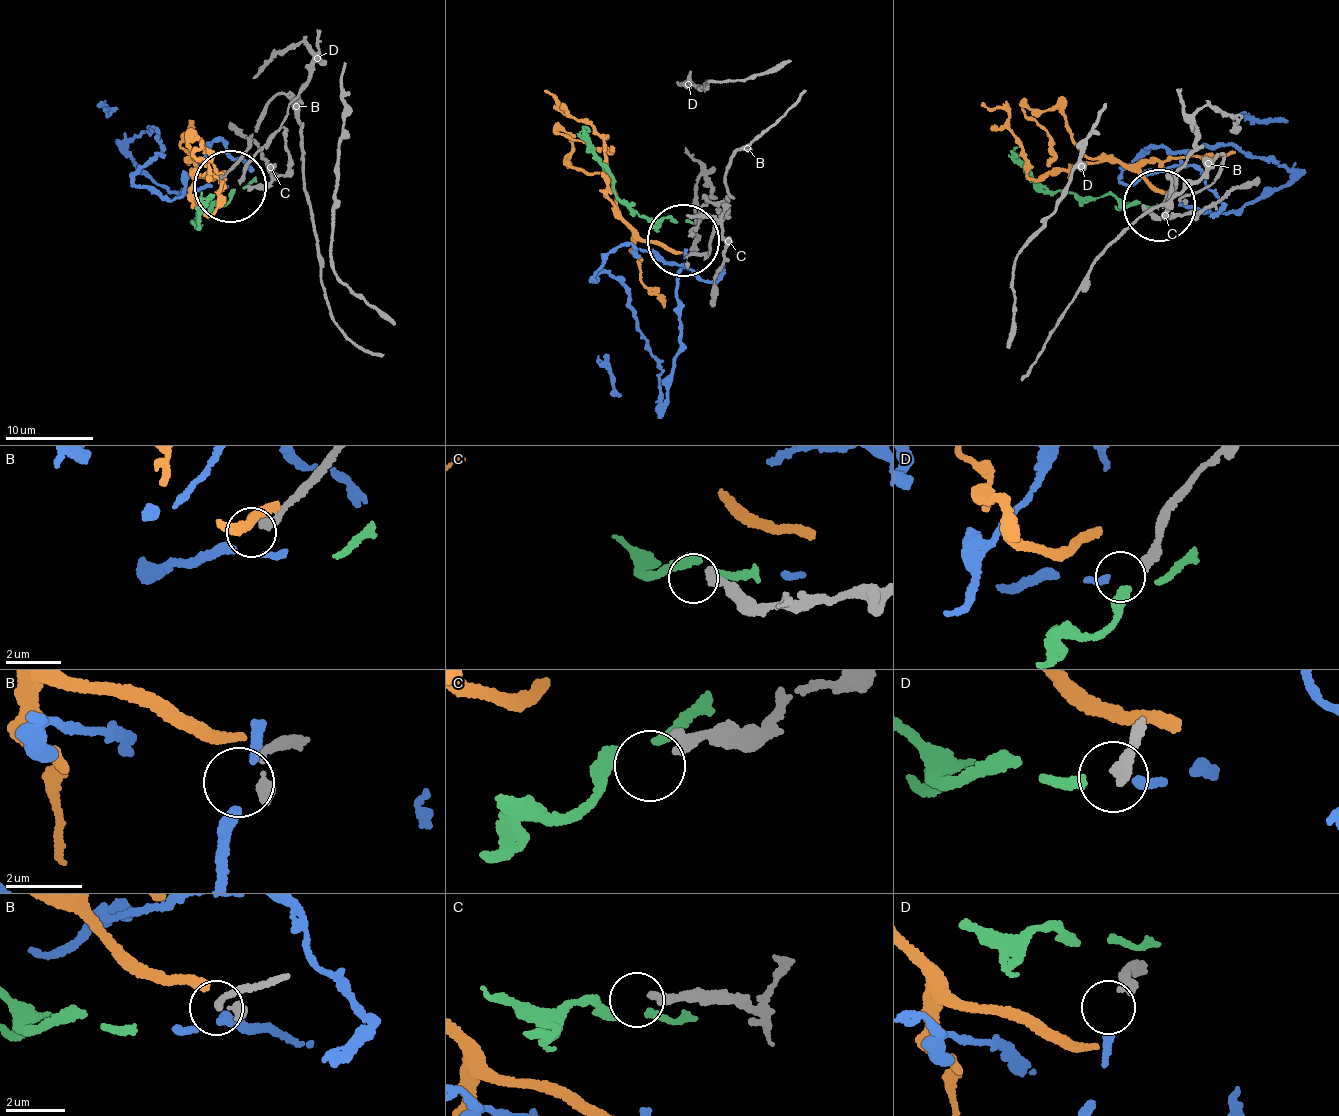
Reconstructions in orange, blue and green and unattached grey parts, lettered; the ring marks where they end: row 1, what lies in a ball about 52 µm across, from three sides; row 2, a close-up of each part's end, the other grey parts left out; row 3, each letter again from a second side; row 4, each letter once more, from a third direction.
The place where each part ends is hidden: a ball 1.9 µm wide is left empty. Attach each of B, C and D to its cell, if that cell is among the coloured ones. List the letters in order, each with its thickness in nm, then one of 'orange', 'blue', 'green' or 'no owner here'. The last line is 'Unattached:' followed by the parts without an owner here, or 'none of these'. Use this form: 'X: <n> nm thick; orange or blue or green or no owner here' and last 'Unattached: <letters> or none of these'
B: 320 nm thick; no owner here
C: 360 nm thick; no owner here
D: 280 nm thick; no owner here
Unattached: B, C, D

